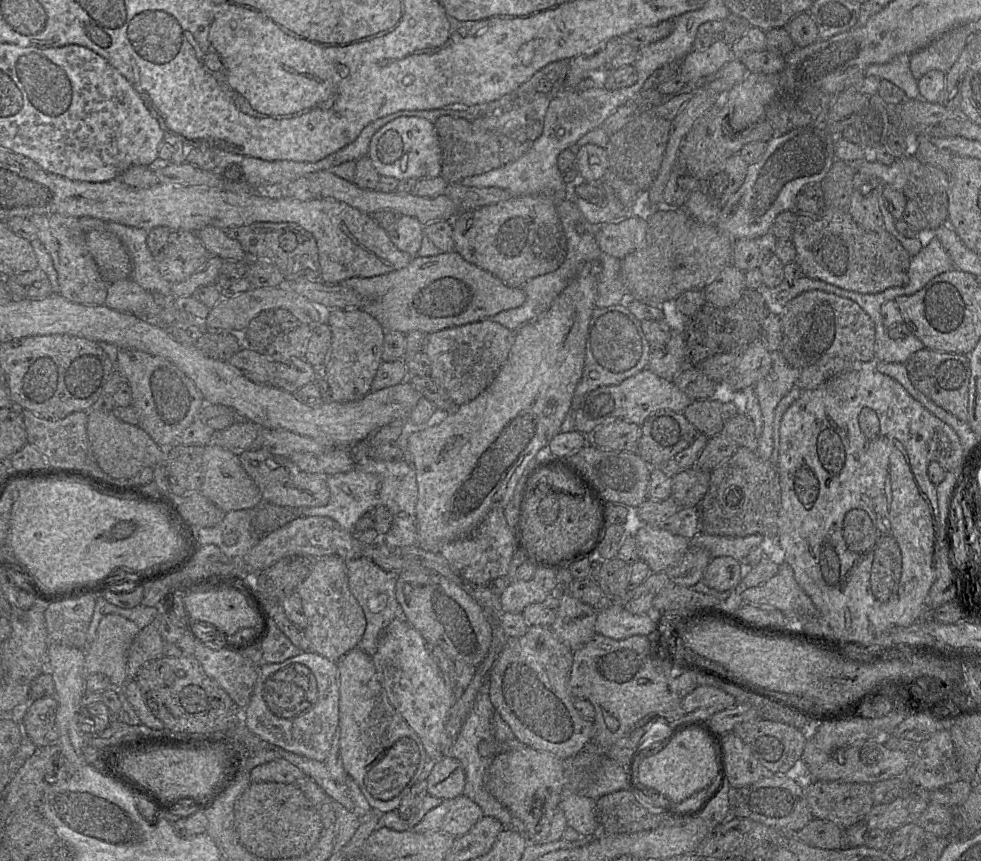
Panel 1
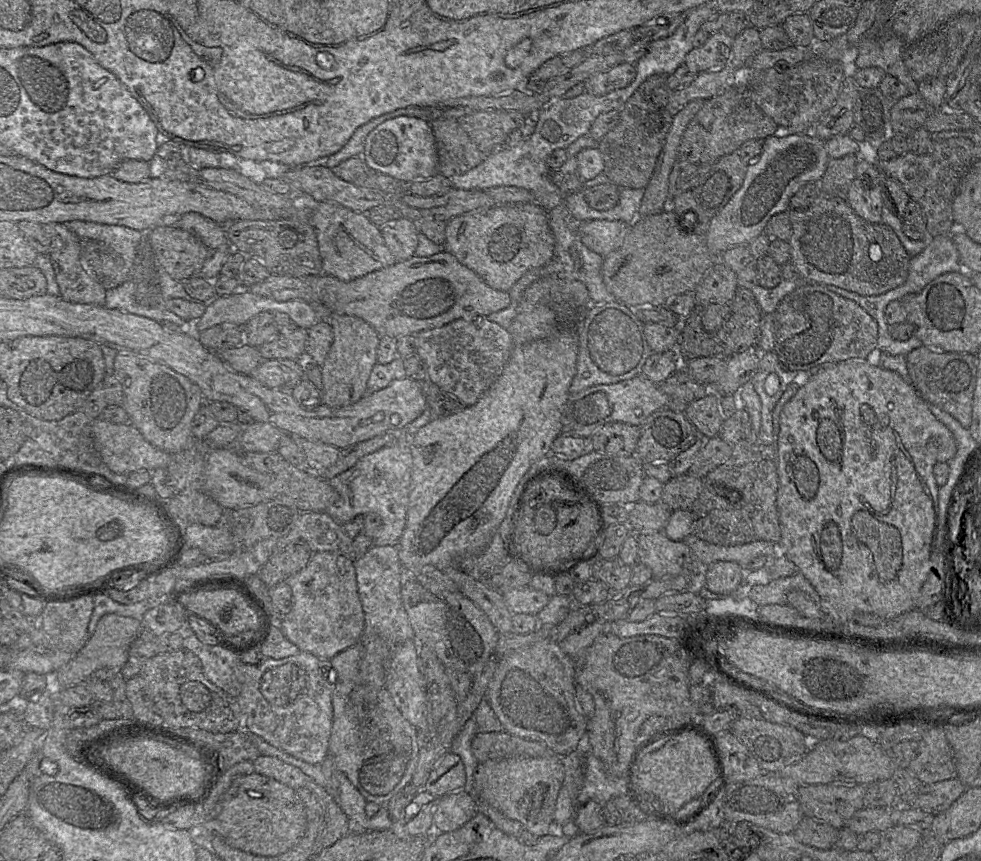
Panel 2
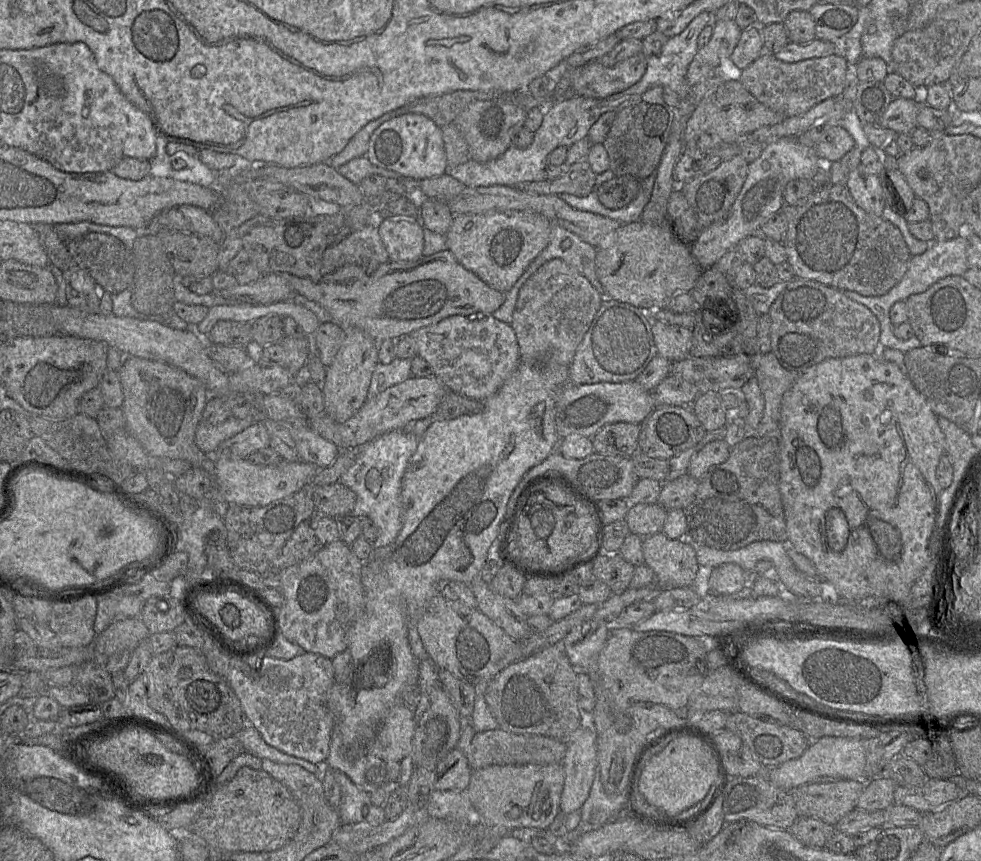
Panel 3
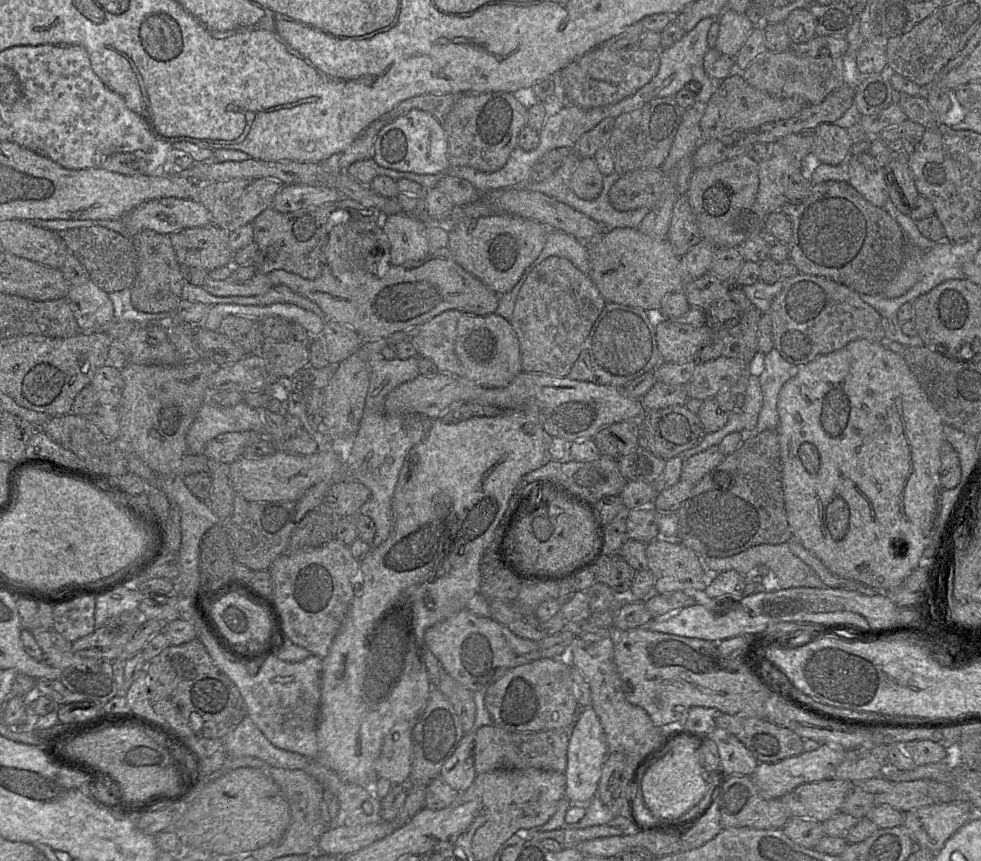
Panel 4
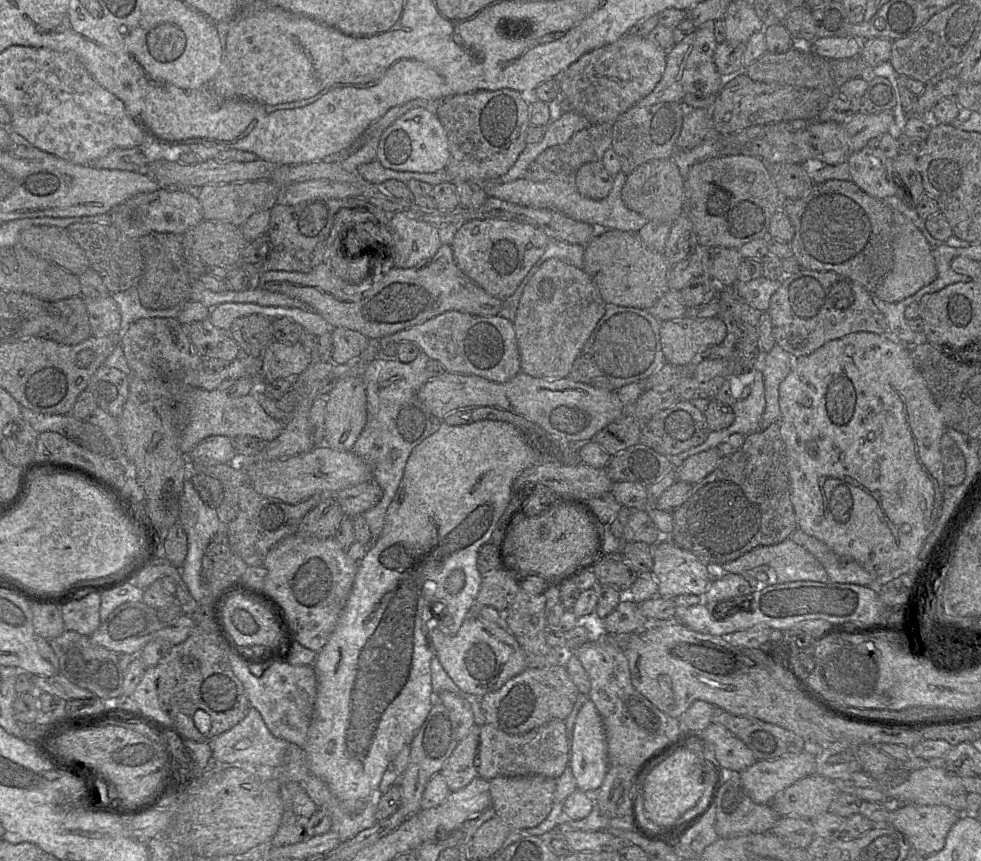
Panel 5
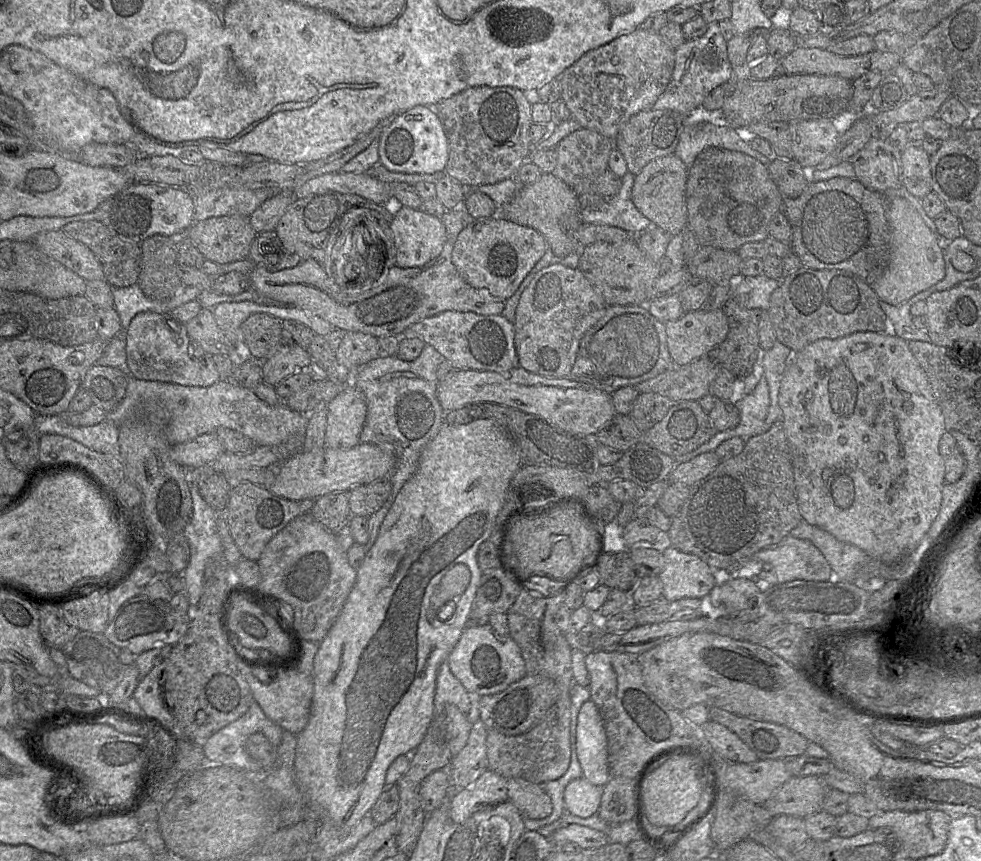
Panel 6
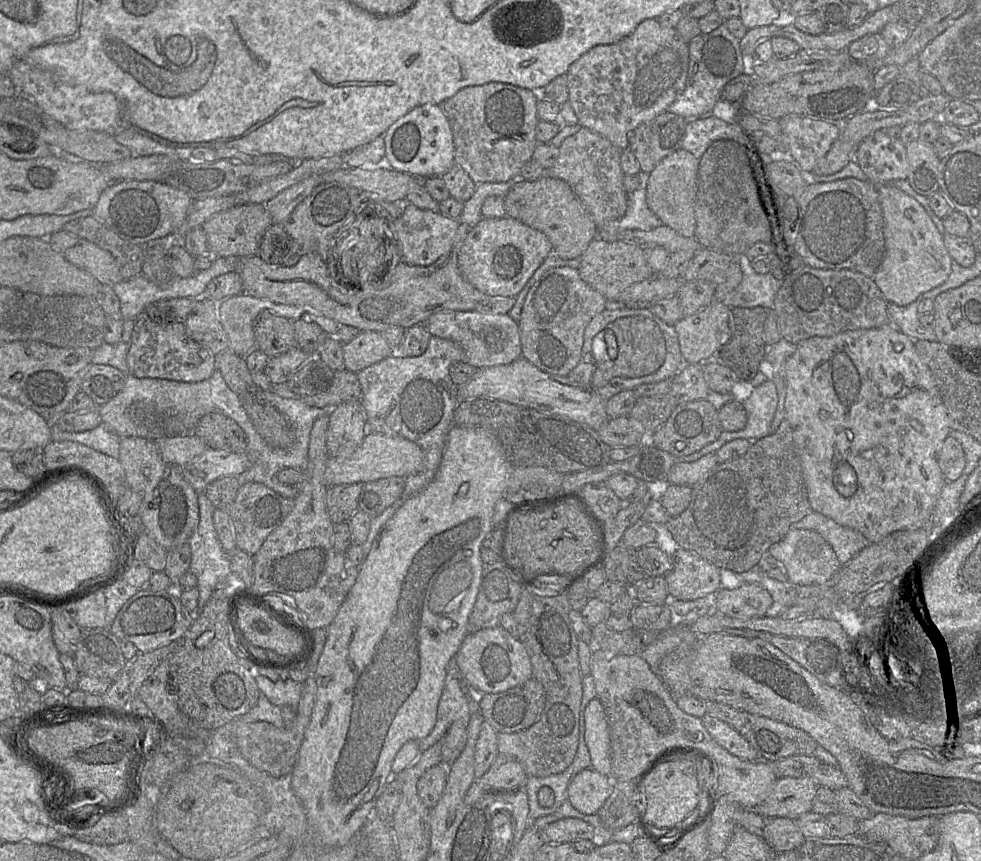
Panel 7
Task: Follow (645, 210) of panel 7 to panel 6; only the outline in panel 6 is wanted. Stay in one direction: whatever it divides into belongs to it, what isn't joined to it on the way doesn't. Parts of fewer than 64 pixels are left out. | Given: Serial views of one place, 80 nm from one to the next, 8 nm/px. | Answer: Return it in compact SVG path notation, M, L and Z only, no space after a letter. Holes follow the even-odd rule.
M627 172L622 177L621 187L613 198L605 198L606 202L600 206L581 206L581 221L620 228L632 235L637 235L652 226L632 202L634 179L635 175Z

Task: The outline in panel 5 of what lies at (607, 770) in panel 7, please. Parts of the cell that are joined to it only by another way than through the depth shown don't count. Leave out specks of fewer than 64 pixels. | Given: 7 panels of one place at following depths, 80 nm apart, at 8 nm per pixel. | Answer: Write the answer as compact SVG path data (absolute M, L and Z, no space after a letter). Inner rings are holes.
M588 699L579 710L572 732L569 766L577 789L593 794L601 786L609 768L607 741L602 719L594 703Z

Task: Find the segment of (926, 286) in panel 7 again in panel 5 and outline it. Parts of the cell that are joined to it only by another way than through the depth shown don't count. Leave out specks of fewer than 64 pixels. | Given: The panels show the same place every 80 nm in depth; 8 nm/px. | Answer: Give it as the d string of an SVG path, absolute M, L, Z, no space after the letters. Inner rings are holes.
M893 211L895 236L893 241L893 265L873 296L889 302L899 302L914 295L922 287L933 282L937 277L937 267L933 257L933 248L929 245L923 233L905 215Z

